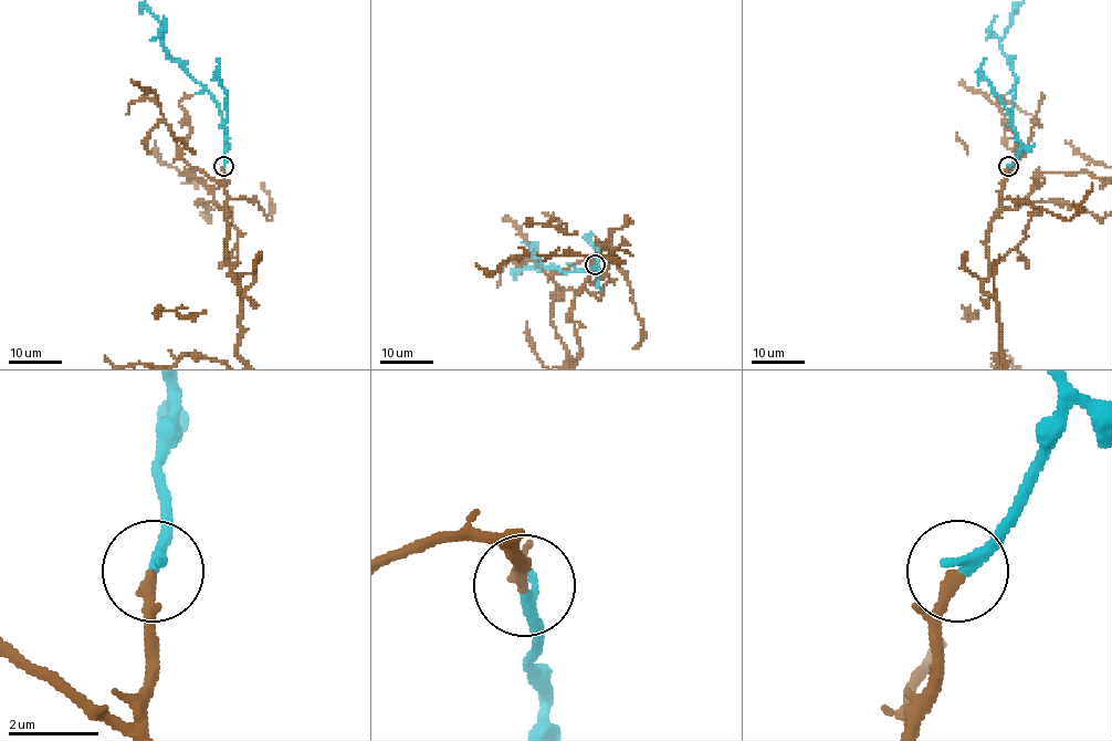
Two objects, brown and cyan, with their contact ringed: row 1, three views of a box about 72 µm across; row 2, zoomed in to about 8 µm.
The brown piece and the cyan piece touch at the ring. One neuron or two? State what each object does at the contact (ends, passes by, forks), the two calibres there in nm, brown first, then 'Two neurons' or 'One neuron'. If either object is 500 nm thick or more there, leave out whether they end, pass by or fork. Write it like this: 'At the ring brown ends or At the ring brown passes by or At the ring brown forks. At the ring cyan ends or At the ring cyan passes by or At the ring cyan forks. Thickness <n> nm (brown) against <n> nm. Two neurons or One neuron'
At the ring brown ends. At the ring cyan ends. Thickness 280 nm (brown) against 240 nm. One neuron

